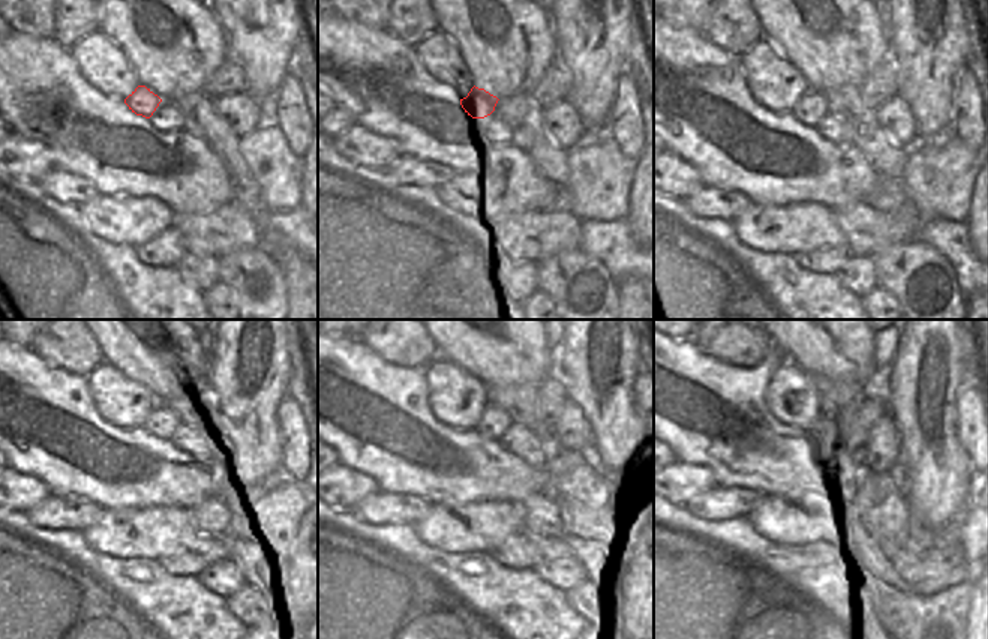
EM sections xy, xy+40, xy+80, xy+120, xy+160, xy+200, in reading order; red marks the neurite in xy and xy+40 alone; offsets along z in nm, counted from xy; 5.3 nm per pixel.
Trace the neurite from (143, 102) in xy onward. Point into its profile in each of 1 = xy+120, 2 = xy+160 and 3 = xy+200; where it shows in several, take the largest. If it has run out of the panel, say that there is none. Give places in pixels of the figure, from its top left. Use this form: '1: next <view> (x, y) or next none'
1: next xy+120 (161, 422)
2: next xy+160 (494, 422)
3: next xy+200 (822, 434)

